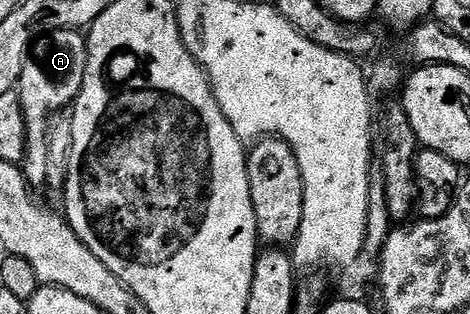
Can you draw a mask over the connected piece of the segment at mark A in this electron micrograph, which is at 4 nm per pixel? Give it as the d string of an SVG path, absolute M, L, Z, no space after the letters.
M57 28L38 37L33 45L33 59L23 68L17 85L27 130L27 150L21 167L23 177L32 189L42 189L47 183L49 174L47 134L51 130L52 117L74 105L85 82L86 65L87 37L82 31L74 28Z

